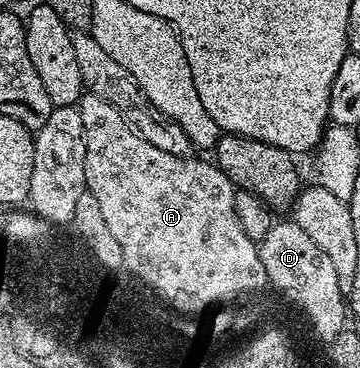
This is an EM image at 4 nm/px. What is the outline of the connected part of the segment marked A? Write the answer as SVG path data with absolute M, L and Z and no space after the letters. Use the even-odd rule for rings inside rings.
M84 93L83 97L77 103L78 110L81 114L82 123L84 124L84 140L85 140L85 162L84 162L84 184L86 193L93 196L93 200L97 204L97 208L101 212L101 220L105 224L105 228L109 232L109 236L113 236L113 240L119 246L119 256L122 265L131 274L139 270L139 274L143 275L152 286L156 286L171 298L171 301L184 310L190 312L192 316L199 316L202 310L210 311L212 308L218 307L220 304L230 303L230 298L235 298L238 294L251 294L259 285L267 282L267 273L261 264L259 249L254 241L251 241L245 230L241 226L241 222L237 218L237 212L234 210L234 198L237 191L235 185L220 172L219 167L214 161L207 160L202 162L196 156L188 156L178 158L167 152L161 152L159 148L153 148L153 144L146 142L136 130L132 130L127 125L127 121L121 116L121 112L117 112L115 108L110 106L105 100L101 100L97 96Z

